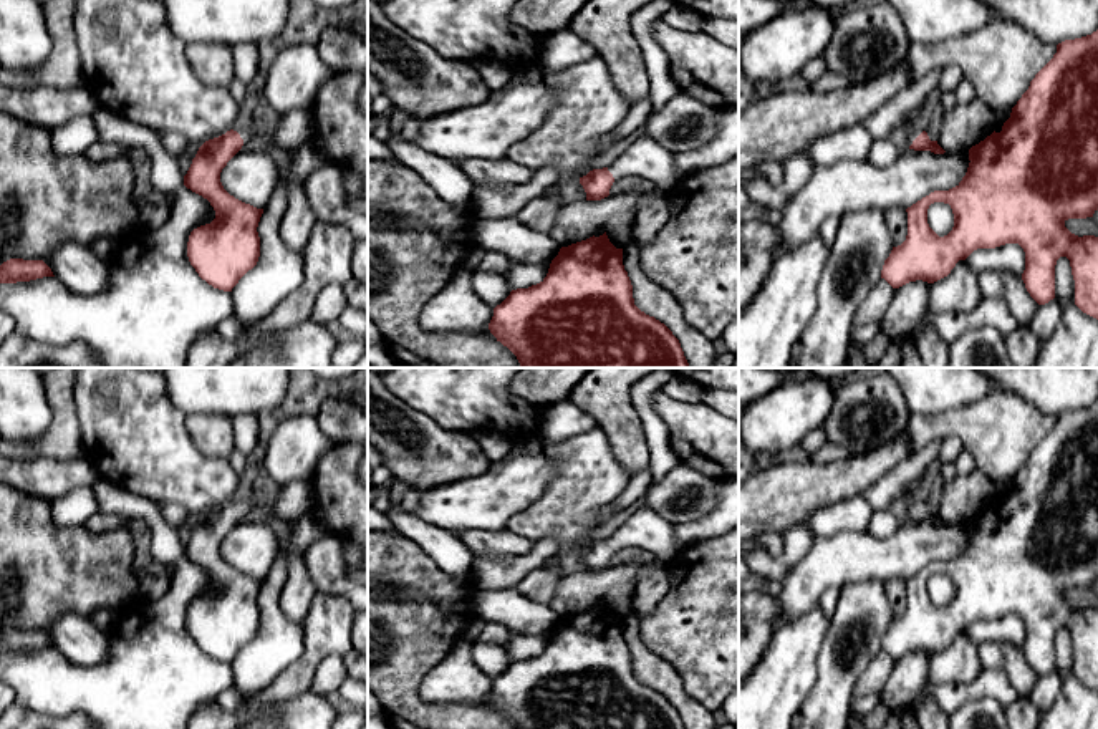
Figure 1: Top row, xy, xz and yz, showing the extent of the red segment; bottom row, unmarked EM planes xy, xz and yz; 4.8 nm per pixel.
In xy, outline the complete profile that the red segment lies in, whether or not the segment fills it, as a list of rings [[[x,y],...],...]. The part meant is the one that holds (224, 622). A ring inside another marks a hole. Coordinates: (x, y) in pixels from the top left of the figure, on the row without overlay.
[[[243,499],[205,512],[184,547],[184,557],[207,570],[215,582],[210,595],[190,603],[189,633],[202,651],[224,663],[232,663],[260,628],[257,598],[263,580],[235,570],[220,553],[222,540],[252,509],[255,504]]]

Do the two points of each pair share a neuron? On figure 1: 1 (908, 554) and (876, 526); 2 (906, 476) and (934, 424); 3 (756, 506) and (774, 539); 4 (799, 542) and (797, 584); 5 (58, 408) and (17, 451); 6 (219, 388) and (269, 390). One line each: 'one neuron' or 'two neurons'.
1: two neurons
2: two neurons
3: two neurons
4: two neurons
5: one neuron
6: one neuron

